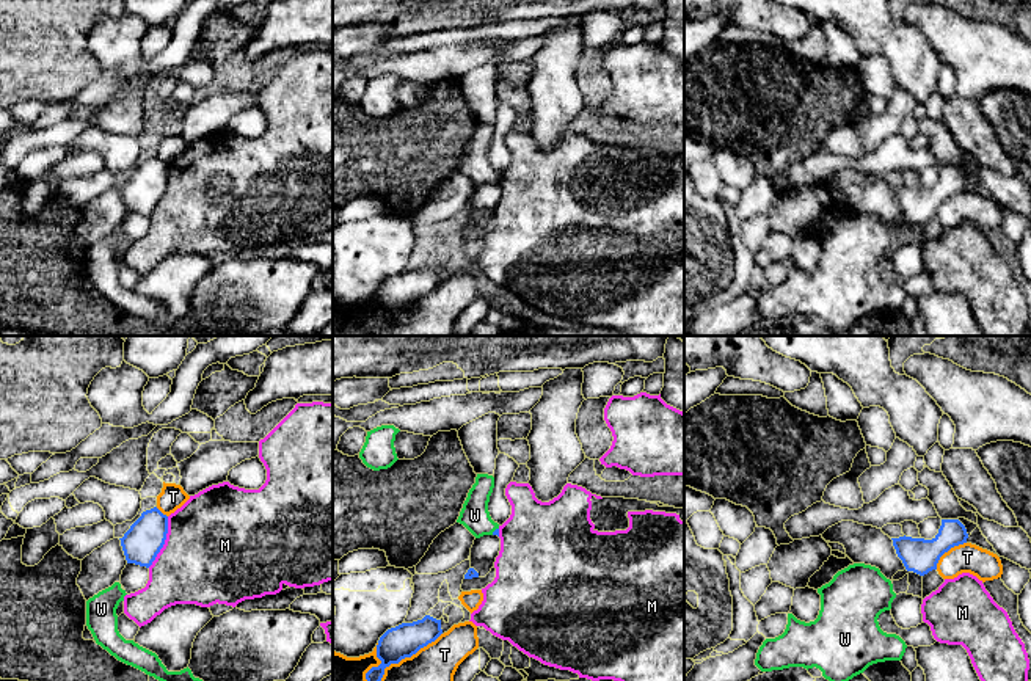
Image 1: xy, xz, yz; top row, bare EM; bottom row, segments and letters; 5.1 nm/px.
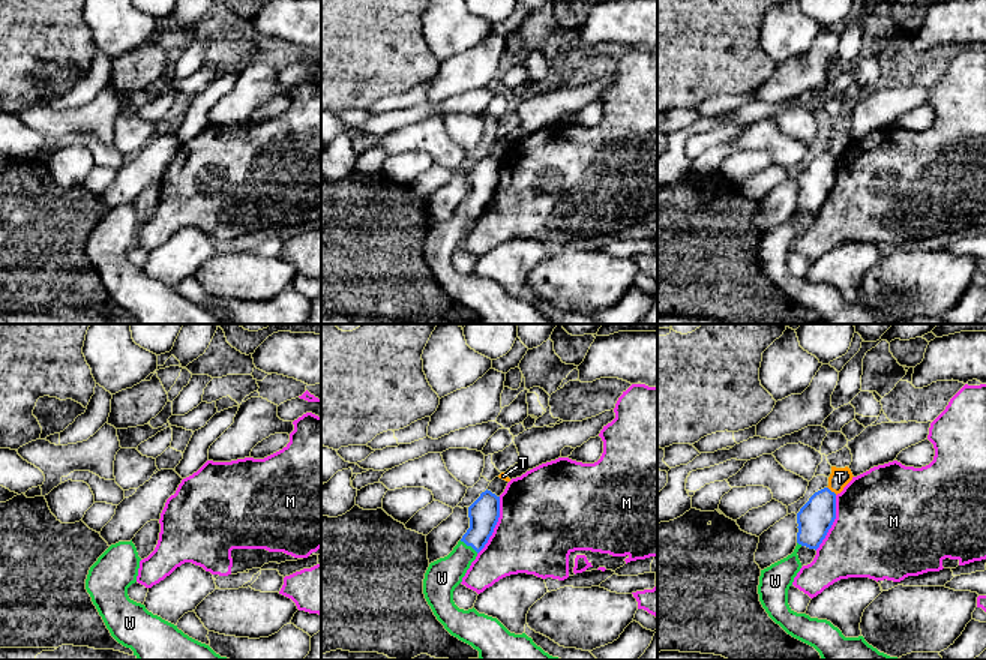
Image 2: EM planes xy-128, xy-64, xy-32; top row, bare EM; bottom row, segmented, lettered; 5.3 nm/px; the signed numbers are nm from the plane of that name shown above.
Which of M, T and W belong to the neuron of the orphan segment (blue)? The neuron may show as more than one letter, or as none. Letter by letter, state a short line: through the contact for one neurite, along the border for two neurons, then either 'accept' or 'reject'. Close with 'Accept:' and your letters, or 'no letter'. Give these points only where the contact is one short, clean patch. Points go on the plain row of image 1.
M: xy (168, 165), (165, 192), (148, 215) | reject
T: reject
W: xz (496, 181), (495, 179), (474, 163) | accept
Accept: W

